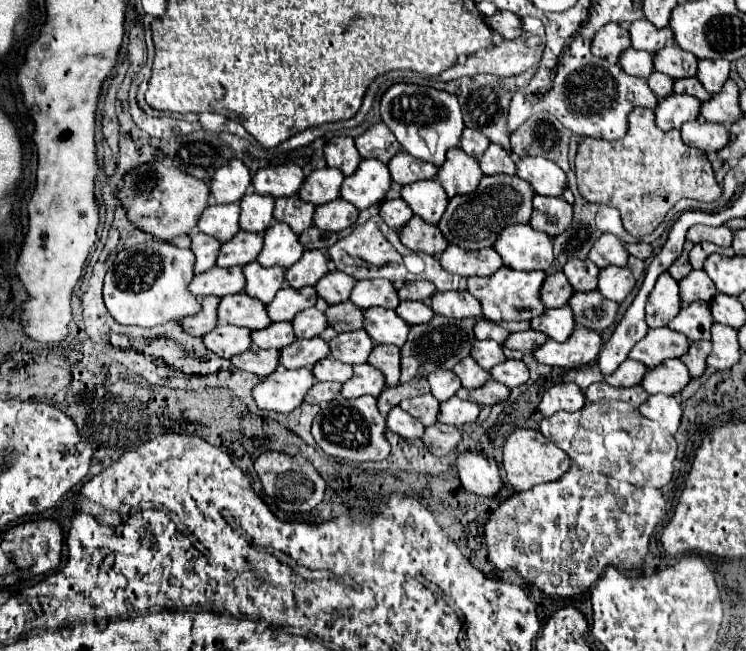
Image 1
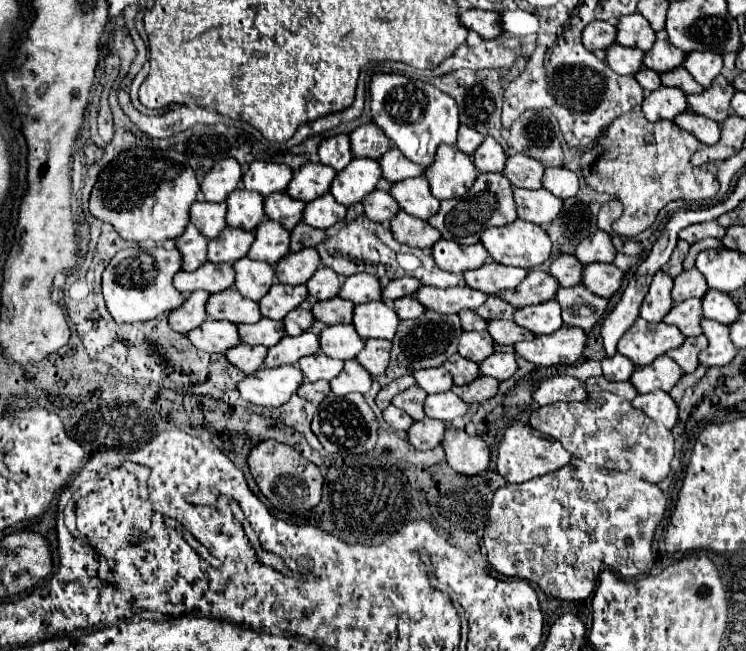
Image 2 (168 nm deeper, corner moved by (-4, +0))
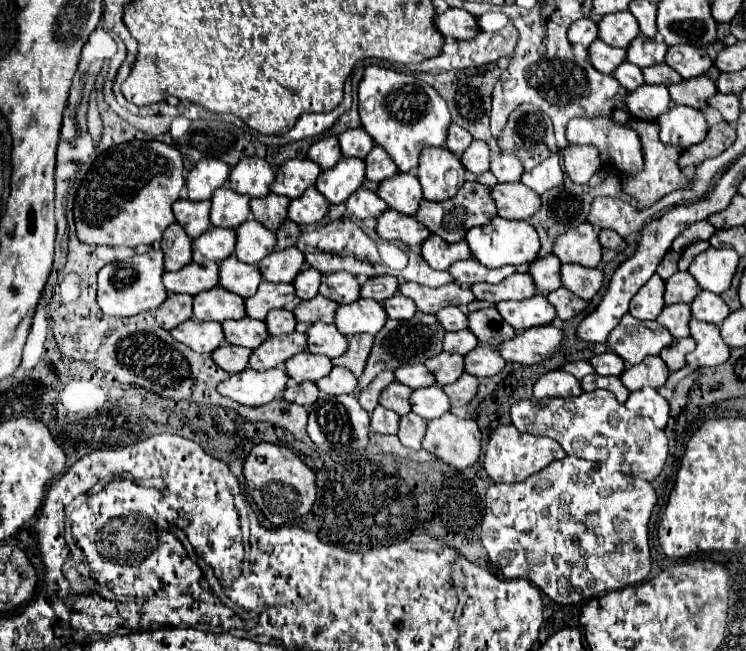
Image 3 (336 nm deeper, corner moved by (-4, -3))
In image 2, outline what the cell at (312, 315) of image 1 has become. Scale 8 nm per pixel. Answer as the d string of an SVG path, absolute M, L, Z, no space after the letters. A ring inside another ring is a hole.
M292 309L284 319L284 331L286 335L300 335L304 333L312 323L314 323L314 317L310 311L304 311L304 309Z

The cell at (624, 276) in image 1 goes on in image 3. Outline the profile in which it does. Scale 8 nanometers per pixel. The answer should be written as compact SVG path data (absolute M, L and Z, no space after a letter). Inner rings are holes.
M562 264L562 286L582 300L592 300L602 288L604 272L598 268L584 268L580 264Z

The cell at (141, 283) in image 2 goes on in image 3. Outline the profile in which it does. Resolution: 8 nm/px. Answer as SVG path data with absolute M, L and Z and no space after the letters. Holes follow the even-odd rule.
M162 250L106 264L98 272L98 306L108 316L136 316L140 312L154 312L168 298L168 292L162 284L164 272Z

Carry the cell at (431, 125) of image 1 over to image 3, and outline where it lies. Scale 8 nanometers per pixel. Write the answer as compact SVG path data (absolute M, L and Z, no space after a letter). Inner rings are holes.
M368 66L358 86L358 98L364 130L390 154L402 172L416 172L424 146L444 146L452 118L446 102L426 82L388 68Z

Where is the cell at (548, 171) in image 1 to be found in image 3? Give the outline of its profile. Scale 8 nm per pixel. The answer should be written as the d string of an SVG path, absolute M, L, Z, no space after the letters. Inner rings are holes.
M500 154L498 158L492 160L492 174L498 178L498 182L520 182L522 174L524 174L524 166L520 166L520 160L516 160L516 156L512 154Z

